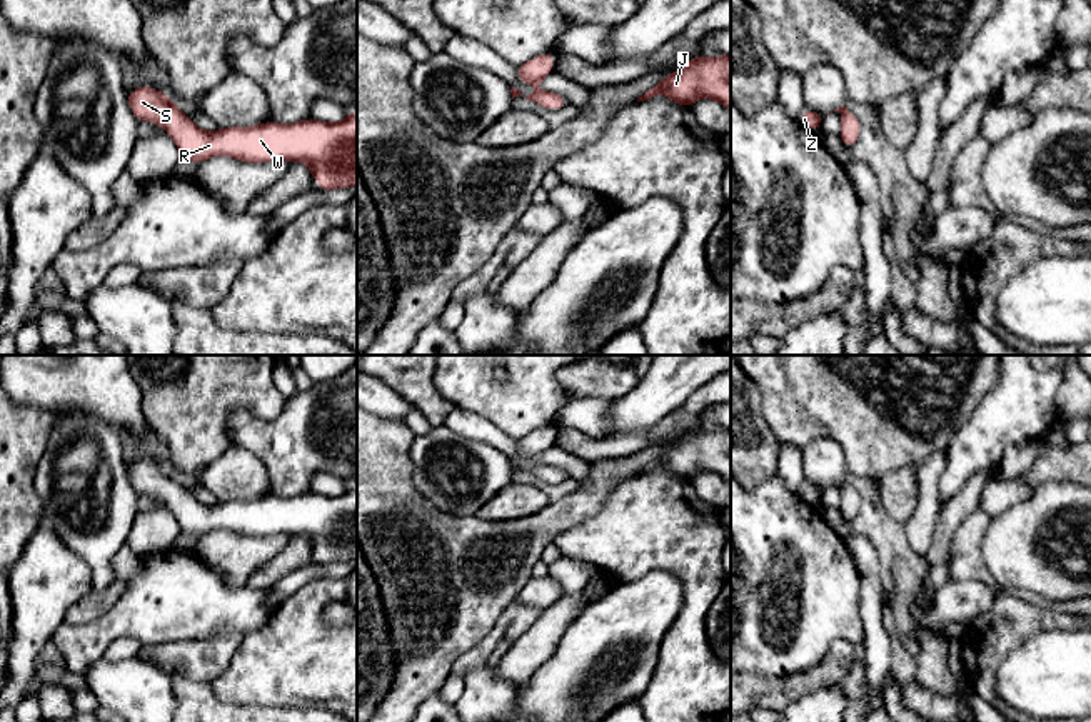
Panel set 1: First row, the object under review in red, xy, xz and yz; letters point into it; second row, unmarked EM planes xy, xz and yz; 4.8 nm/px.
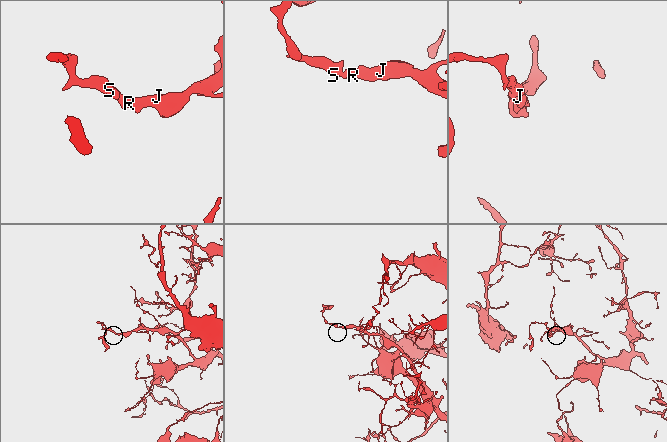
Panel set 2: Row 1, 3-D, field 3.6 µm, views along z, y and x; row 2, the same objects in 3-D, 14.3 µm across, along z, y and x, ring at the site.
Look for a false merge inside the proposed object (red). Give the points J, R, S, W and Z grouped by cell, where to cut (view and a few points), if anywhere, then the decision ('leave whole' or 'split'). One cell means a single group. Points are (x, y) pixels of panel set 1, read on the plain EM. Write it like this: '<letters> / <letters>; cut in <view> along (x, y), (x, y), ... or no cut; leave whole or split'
J R S W Z; no cut; leave whole

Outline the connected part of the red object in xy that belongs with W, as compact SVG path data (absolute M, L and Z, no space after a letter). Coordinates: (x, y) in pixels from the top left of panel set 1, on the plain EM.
M137 460L127 475L138 495L162 499L184 534L200 539L214 529L247 537L304 535L322 565L357 560L357 487L339 497L305 492L297 497L264 495L255 500L200 504L175 475L153 460Z

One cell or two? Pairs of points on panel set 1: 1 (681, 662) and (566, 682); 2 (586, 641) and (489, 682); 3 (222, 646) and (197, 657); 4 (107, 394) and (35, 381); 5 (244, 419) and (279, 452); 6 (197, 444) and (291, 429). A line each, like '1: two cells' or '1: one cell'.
1: two cells
2: two cells
3: one cell
4: one cell
5: one cell
6: two cells

